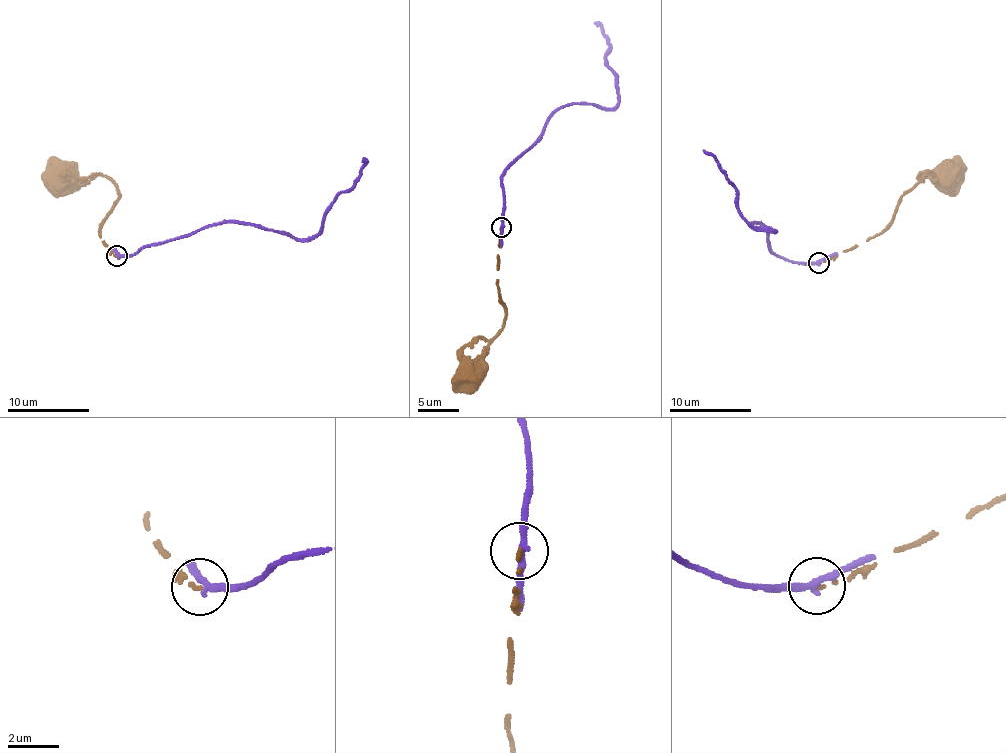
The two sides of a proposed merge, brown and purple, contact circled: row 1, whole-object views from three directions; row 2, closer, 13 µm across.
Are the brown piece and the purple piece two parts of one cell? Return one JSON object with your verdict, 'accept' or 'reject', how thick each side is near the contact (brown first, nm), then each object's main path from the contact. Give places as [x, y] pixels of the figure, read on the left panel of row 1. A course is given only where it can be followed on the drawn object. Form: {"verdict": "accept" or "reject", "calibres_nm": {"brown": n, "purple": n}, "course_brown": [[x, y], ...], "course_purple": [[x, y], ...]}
{"verdict": "reject", "calibres_nm": {"brown": 110, "purple": 260}, "course_brown": [[116, 256], [102, 244], [98, 234], [117, 200], [116, 187], [100, 174], [74, 183], [67, 179]], "course_purple": [[117, 256], [231, 222], [299, 239], [316, 237], [333, 198], [353, 185], [364, 158]]}

